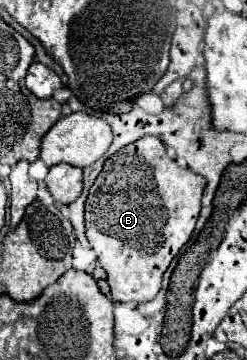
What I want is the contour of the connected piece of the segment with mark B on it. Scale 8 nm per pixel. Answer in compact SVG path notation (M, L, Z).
M143 136L137 142L109 156L97 180L89 188L85 202L85 234L97 254L101 268L107 272L111 296L115 302L149 302L161 290L161 278L177 252L189 242L201 210L205 178L181 168L167 156L163 142L157 136Z

